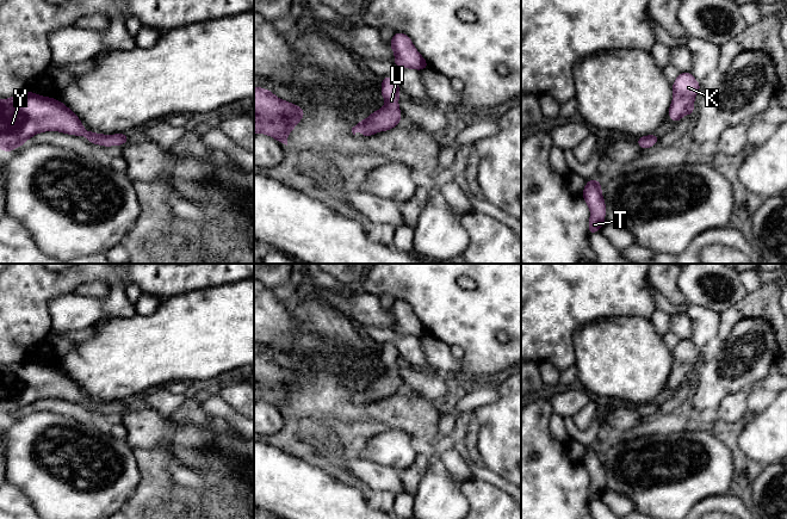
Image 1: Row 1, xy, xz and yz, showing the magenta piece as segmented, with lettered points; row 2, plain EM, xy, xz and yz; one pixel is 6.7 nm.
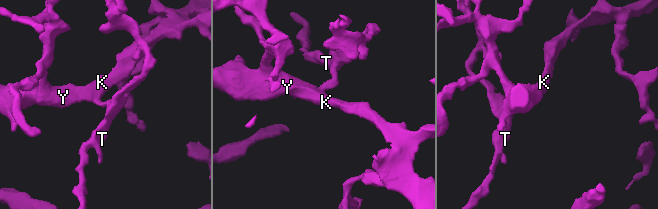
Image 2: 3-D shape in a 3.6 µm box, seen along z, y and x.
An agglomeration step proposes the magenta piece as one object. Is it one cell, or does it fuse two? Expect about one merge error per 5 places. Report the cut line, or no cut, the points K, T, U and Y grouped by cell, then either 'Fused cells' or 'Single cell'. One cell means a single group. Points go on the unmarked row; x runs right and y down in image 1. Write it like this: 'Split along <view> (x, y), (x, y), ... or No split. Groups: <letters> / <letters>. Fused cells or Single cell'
No split. Groups: K T U Y. Single cell

